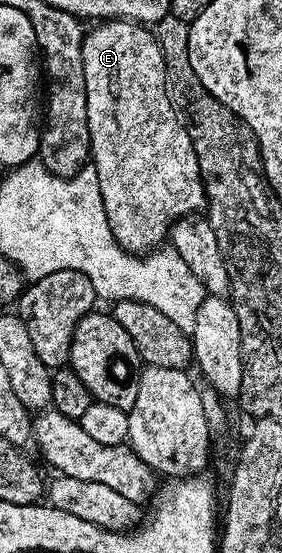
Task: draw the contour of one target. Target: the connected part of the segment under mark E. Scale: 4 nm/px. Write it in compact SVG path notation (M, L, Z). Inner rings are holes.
M102 20L95 26L98 27L91 34L89 31L82 39L82 63L84 64L84 88L86 89L86 103L88 104L88 132L90 133L92 165L100 184L100 196L104 196L104 212L108 216L108 224L112 228L112 236L125 250L146 252L151 248L157 247L167 237L170 227L179 218L193 215L205 207L206 189L202 183L200 164L196 160L196 152L192 148L192 140L188 136L186 127L166 91L164 56L162 55L162 49L158 43L155 31L147 28L145 25L125 20Z

